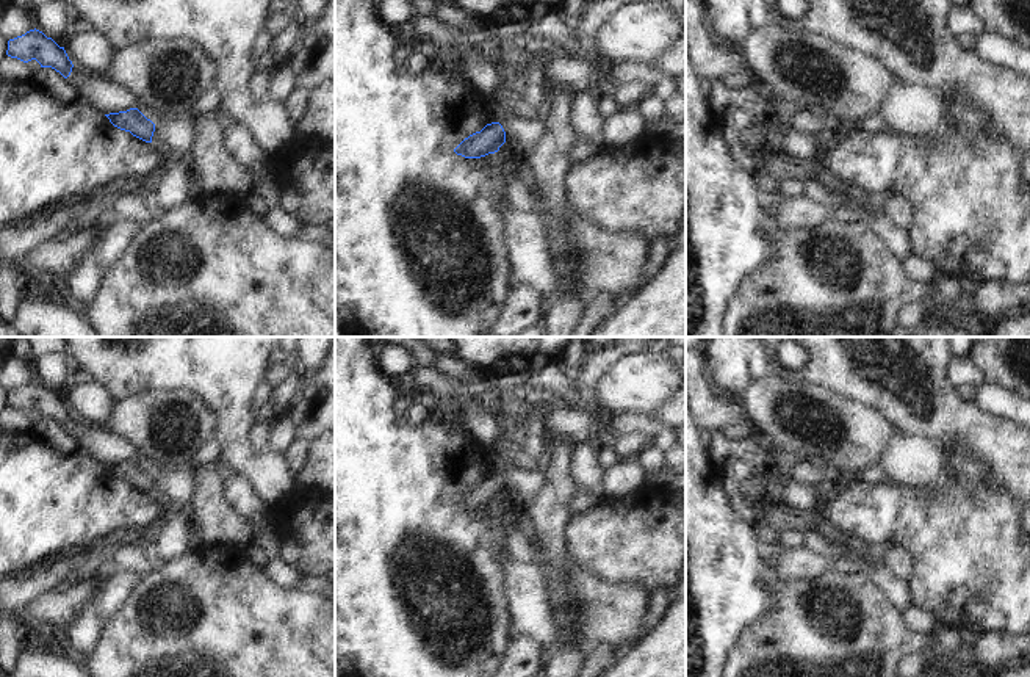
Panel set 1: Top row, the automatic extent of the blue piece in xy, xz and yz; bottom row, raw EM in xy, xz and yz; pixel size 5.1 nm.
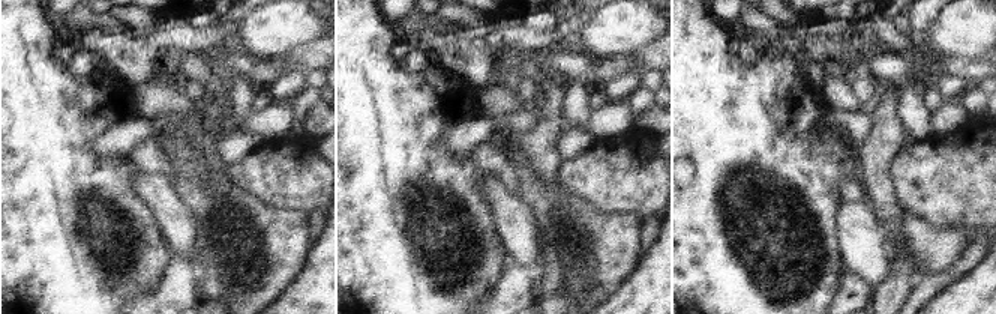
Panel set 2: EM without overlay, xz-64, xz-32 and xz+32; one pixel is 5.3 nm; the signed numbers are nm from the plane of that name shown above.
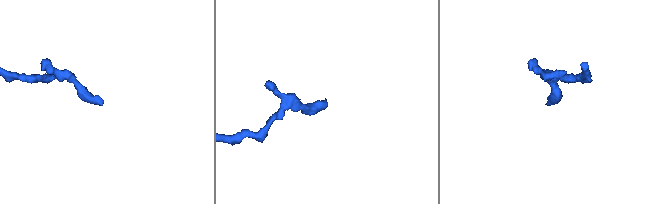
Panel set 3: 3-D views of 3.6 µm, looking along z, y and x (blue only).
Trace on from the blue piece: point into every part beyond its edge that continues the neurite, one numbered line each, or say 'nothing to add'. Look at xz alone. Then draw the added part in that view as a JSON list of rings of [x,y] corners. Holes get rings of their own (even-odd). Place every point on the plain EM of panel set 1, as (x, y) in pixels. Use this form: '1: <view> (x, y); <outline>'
1: xz (520, 485); [[[509,467],[501,476],[506,483],[506,494],[523,506],[529,503],[538,487],[538,476],[534,470]]]

